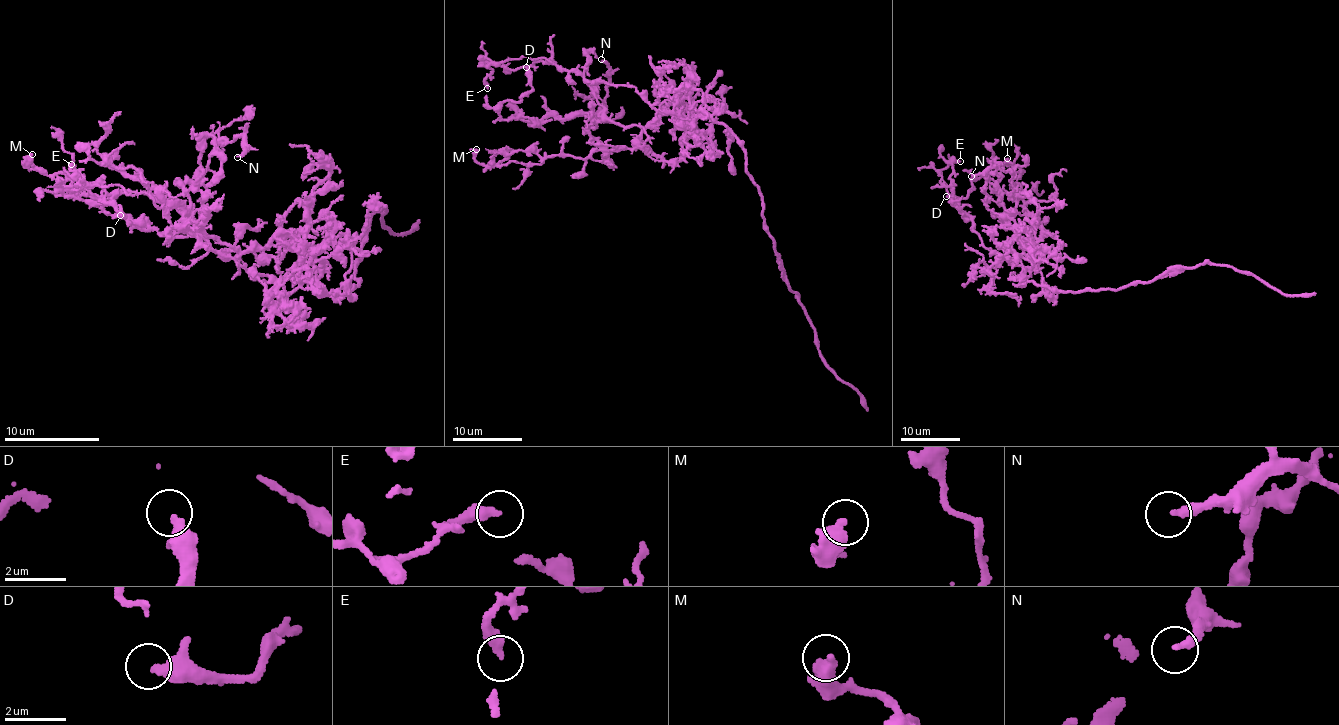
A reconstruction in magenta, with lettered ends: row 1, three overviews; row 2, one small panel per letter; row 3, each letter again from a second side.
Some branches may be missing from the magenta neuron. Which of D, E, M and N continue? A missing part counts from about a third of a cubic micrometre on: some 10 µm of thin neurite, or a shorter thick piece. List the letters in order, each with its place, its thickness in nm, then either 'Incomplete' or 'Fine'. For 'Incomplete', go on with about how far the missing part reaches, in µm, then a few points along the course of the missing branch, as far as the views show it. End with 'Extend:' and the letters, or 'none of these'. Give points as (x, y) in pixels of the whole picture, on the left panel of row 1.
D: Place: (120, 215). Thickness 400 nm. Fine
E: Place: (71, 164). Thickness 360 nm. Fine
M: Place: (32, 154). Thickness 500 nm. Fine
N: Place: (237, 157). Thickness 280 nm. Fine
Extend: none of these

